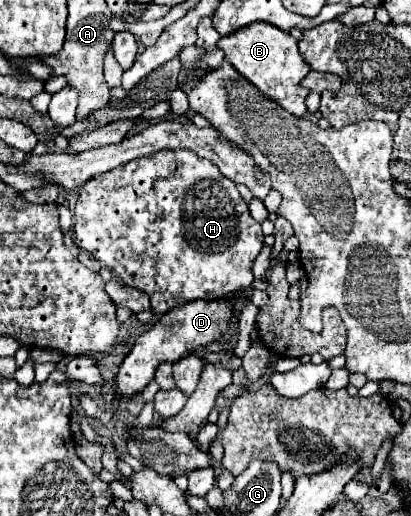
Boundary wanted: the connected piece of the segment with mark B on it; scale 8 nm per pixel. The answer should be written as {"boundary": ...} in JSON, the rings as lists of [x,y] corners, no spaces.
{"boundary":[[[253,22],[245,29],[219,39],[219,49],[223,49],[225,59],[255,87],[259,87],[267,97],[277,101],[285,111],[289,111],[293,117],[305,117],[305,97],[307,89],[301,87],[301,79],[311,71],[305,59],[301,57],[297,49],[297,41],[291,37],[291,33],[277,29],[275,25],[265,22]]]}

